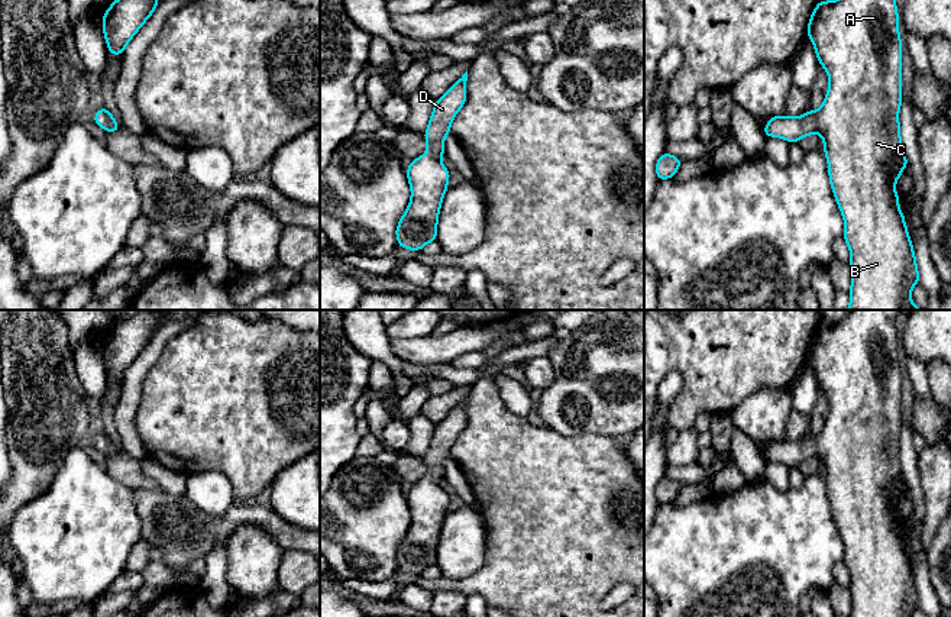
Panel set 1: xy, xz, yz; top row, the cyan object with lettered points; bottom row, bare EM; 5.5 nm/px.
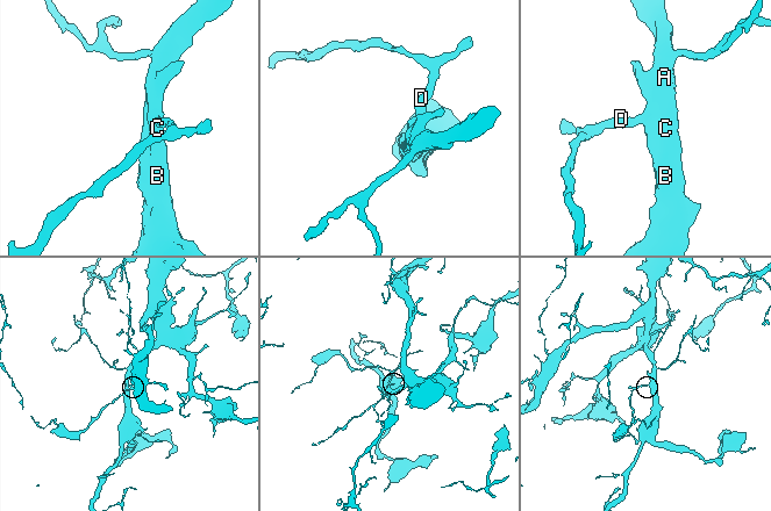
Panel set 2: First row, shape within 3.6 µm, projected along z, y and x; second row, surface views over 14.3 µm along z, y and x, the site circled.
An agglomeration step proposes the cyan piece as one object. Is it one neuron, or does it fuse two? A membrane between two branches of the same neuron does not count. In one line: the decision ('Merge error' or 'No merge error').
No merge error

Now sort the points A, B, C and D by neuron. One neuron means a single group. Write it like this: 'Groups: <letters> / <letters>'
Groups: A B C D

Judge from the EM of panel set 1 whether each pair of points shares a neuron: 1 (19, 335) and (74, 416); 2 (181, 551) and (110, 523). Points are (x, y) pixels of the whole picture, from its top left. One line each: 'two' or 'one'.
1: one
2: two

